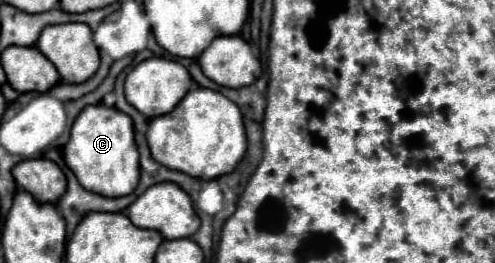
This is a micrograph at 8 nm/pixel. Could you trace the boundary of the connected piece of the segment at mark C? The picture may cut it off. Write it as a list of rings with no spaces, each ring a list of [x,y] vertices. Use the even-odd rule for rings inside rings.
[[[105,104],[85,106],[71,128],[69,142],[63,148],[65,164],[77,176],[79,184],[95,194],[117,198],[127,196],[139,182],[139,152],[133,140],[133,122],[117,108]]]

